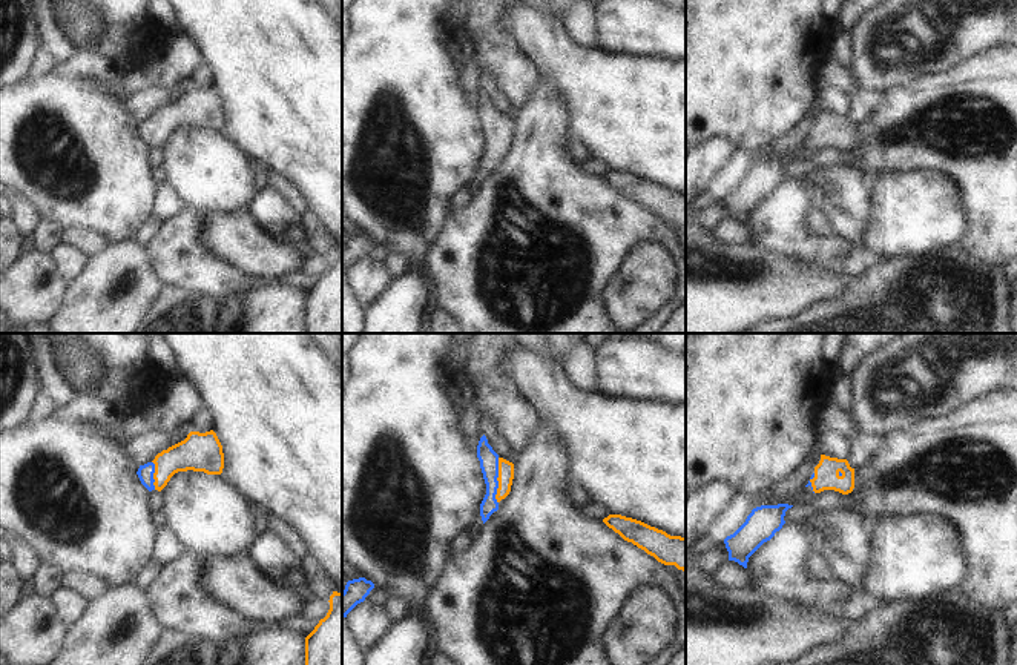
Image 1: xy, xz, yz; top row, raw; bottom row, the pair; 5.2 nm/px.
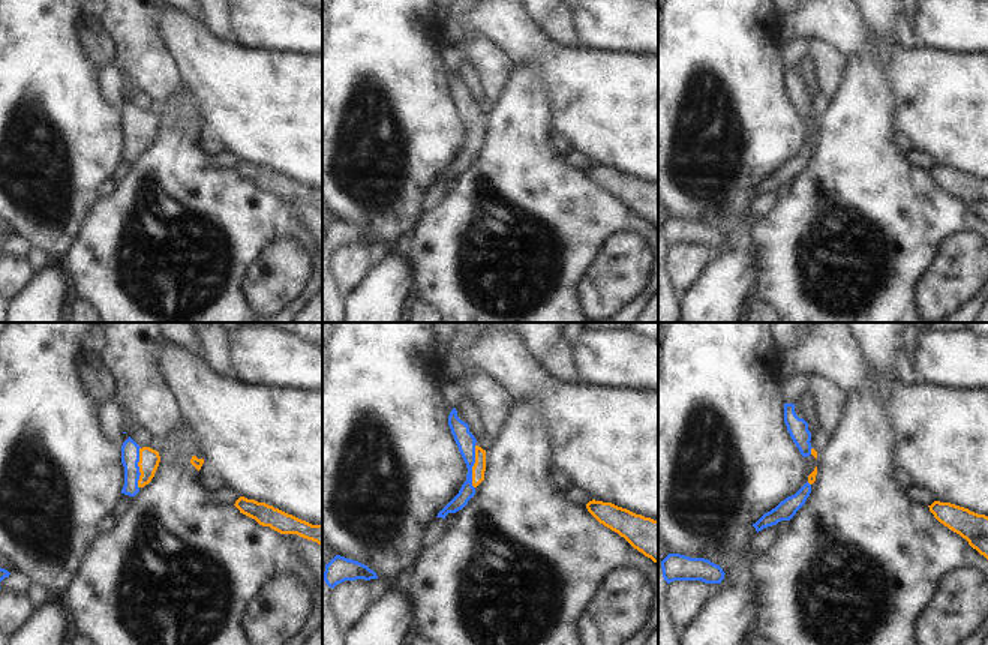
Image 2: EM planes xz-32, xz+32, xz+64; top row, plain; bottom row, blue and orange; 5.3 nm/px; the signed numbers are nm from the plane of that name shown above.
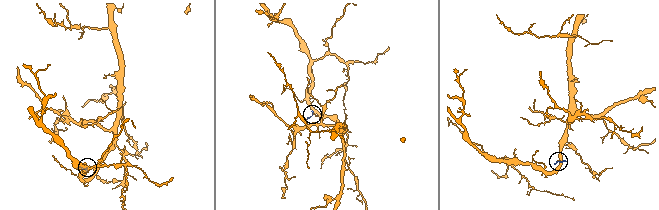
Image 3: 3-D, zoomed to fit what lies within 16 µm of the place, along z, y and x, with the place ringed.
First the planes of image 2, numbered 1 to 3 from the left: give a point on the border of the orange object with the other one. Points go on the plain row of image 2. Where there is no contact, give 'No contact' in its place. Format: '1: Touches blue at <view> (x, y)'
1: Touches blue at xz-32 (138, 132)
2: Touches blue at xz+32 (473, 129)
3: Touches blue at xz+64 (810, 114).

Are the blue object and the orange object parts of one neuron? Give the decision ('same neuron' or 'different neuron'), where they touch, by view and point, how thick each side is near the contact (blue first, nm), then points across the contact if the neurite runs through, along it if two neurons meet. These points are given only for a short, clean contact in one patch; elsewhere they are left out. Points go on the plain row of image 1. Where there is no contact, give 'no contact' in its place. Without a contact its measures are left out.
same neuron; contact xz (497, 137); calibres 100 and 80 nm; way xz (488, 114), (497, 128), (497, 137), (505, 134)

